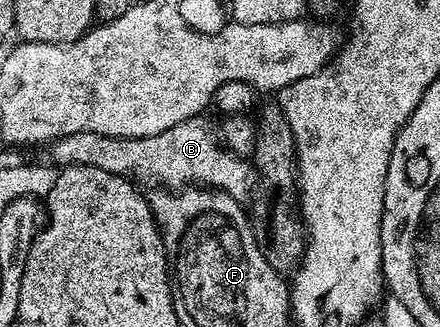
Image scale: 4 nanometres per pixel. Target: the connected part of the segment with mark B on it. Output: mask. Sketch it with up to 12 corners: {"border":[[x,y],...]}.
{"border":[[203,117],[118,139],[69,133],[50,144],[60,168],[155,175],[246,200],[252,164]]}

